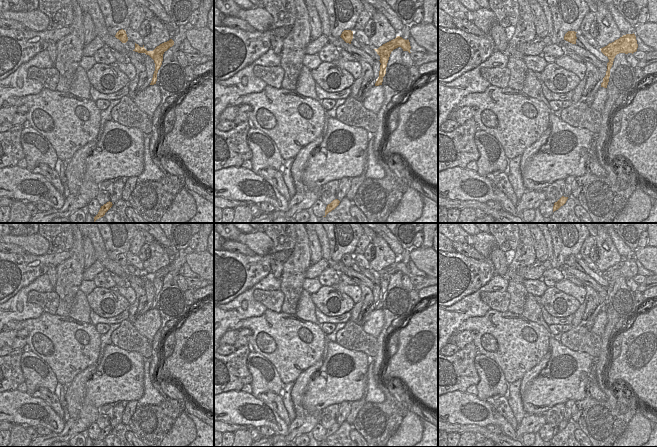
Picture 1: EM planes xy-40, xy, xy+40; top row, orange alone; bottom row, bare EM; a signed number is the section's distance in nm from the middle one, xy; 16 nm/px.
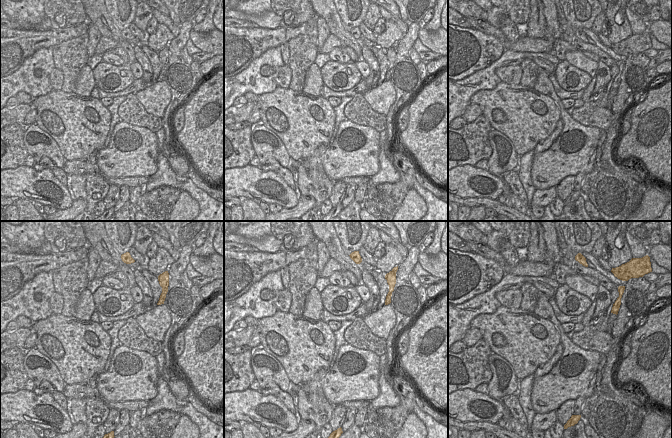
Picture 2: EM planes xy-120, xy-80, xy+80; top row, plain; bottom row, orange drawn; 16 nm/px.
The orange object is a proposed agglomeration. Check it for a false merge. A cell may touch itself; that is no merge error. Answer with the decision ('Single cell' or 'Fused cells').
Fused cells.

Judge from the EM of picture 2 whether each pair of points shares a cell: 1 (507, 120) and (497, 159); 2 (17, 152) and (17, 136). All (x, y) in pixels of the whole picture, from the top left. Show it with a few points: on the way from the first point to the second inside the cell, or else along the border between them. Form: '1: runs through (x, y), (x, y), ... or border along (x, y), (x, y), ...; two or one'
1: border along (492, 128), (502, 132), (510, 140), (516, 154); two
2: runs through (17, 148), (17, 140); one

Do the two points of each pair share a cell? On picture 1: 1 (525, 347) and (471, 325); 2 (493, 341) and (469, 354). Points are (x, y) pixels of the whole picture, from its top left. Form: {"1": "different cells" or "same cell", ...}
{"1": "same cell", "2": "different cells"}

